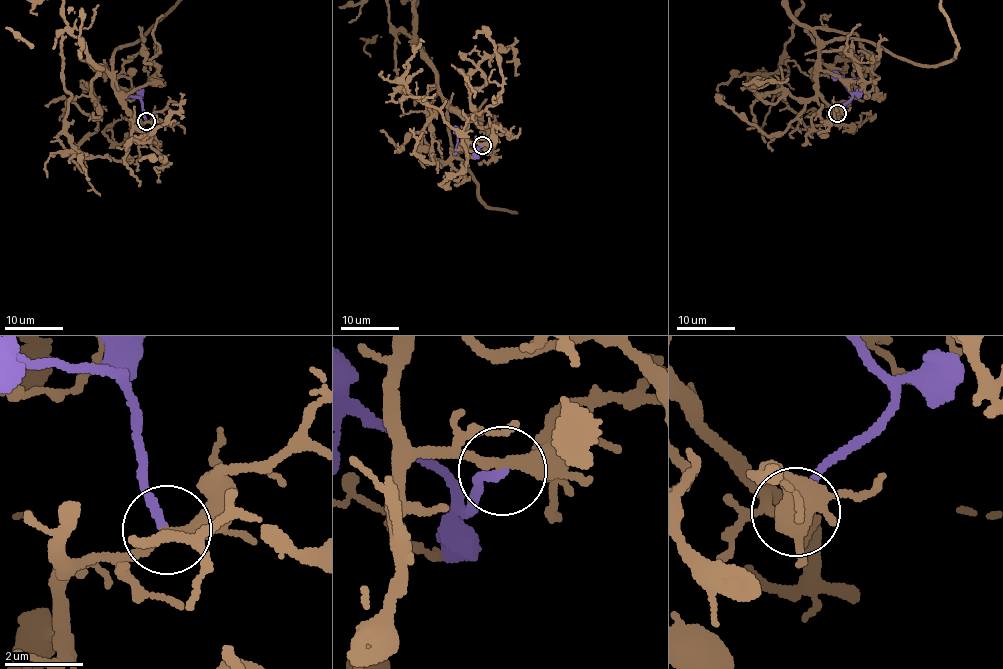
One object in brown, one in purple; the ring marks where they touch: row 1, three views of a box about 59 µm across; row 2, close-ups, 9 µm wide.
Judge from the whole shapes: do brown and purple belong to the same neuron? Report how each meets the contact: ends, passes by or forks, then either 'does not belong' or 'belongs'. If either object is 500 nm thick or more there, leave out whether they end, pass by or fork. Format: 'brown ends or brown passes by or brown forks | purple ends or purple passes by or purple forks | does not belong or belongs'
brown passes by | purple ends | does not belong

